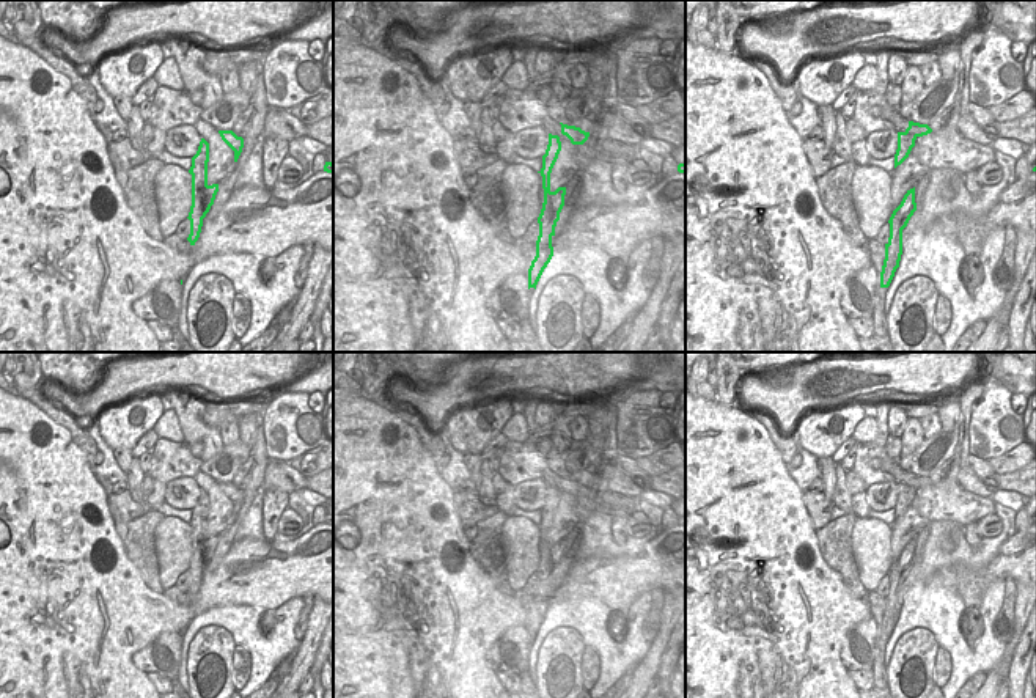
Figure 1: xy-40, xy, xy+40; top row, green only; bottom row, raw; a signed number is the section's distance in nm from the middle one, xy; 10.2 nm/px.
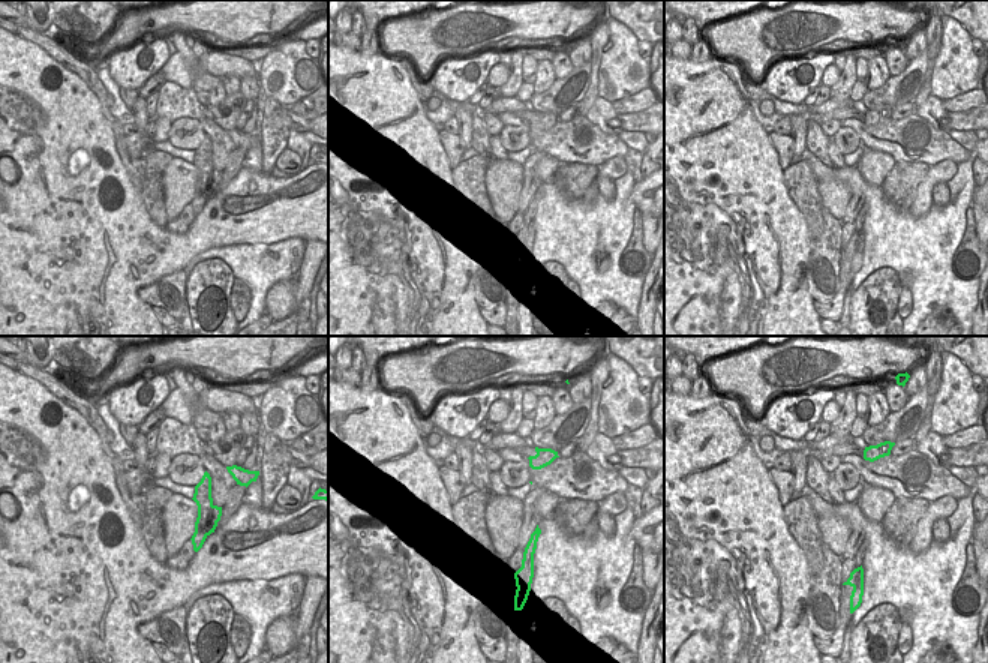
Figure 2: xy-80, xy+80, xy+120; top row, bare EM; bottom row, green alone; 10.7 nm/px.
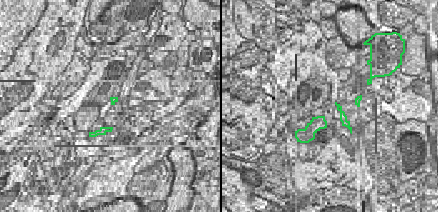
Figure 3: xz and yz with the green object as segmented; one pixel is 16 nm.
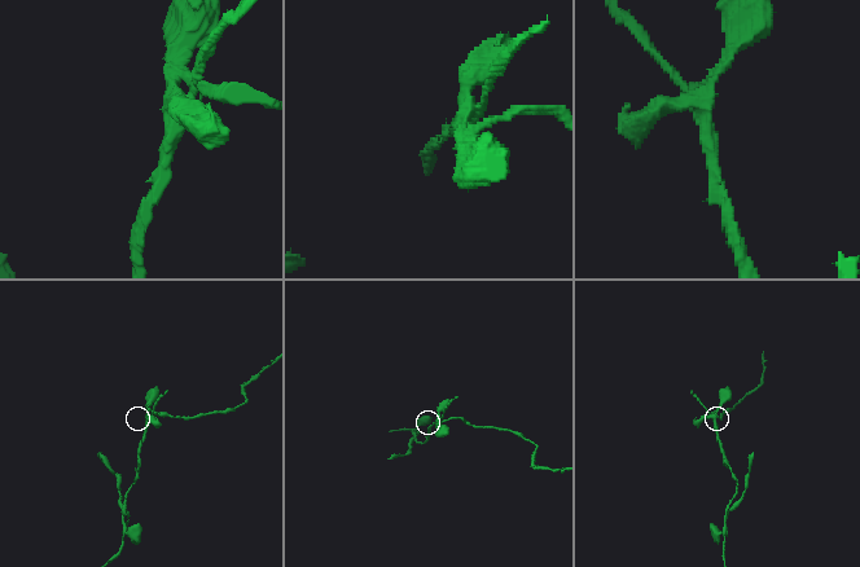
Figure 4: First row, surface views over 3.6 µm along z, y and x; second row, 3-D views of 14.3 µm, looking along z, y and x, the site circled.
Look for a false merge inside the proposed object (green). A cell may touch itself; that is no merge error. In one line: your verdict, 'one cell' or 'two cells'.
two cells

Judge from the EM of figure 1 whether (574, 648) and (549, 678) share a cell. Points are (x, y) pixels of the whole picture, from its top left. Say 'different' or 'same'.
same

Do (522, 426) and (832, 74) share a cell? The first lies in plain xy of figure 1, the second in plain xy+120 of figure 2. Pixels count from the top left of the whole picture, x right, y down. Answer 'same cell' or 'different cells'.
same cell

